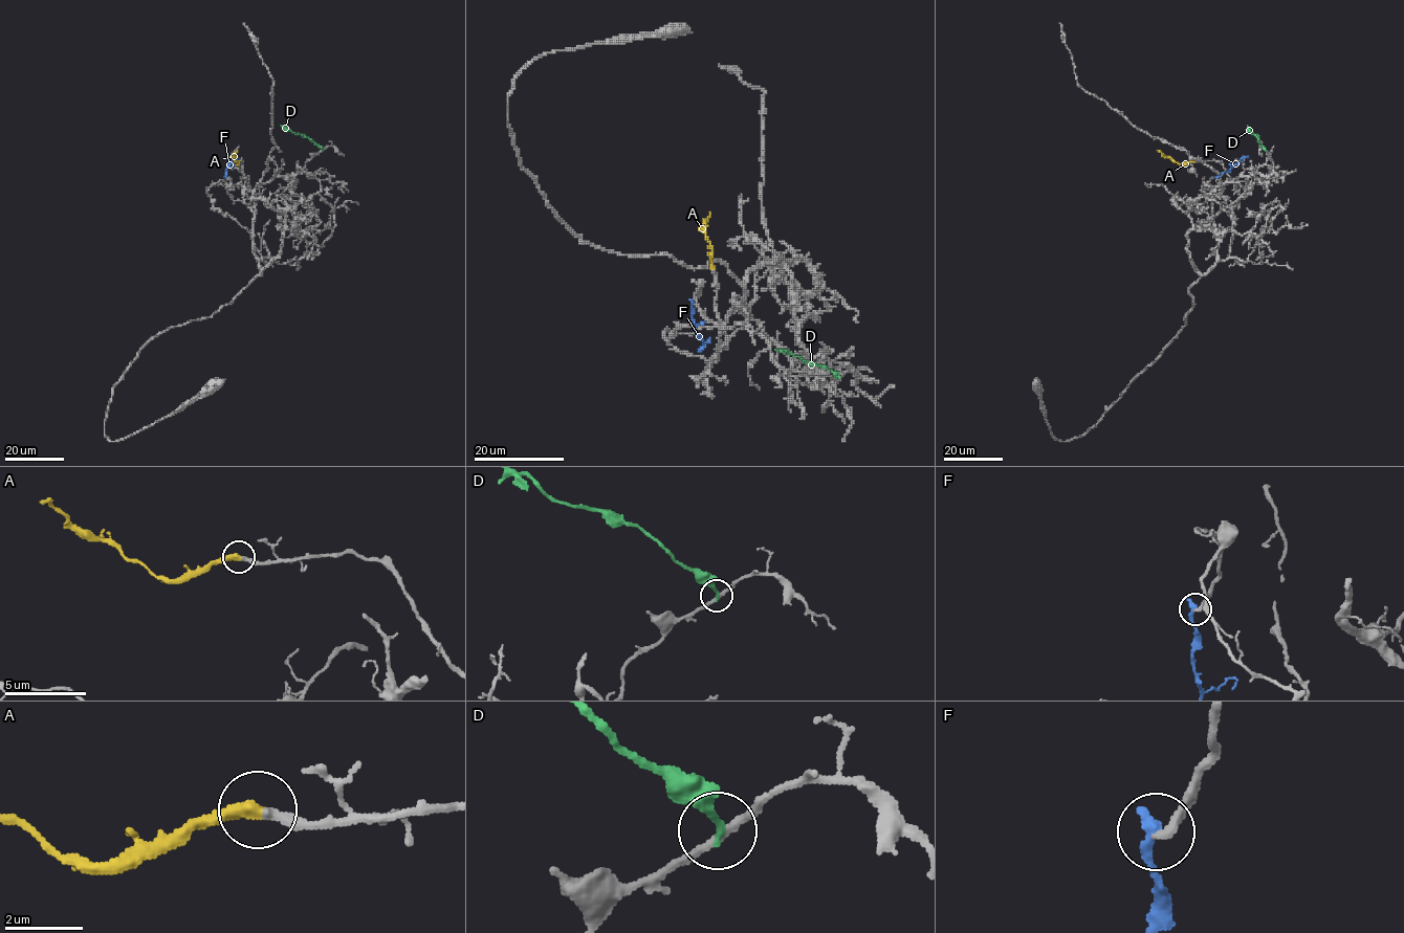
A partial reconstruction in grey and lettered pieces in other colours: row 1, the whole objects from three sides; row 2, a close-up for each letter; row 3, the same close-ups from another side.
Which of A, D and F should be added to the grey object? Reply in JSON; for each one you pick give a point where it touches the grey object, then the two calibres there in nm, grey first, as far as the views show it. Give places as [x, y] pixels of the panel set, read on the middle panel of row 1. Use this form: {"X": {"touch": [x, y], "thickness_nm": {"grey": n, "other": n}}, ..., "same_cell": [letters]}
{"A": {"touch": [711, 268], "thickness_nm": {"grey": 260, "other": 440}}, "same_cell": ["A"]}

